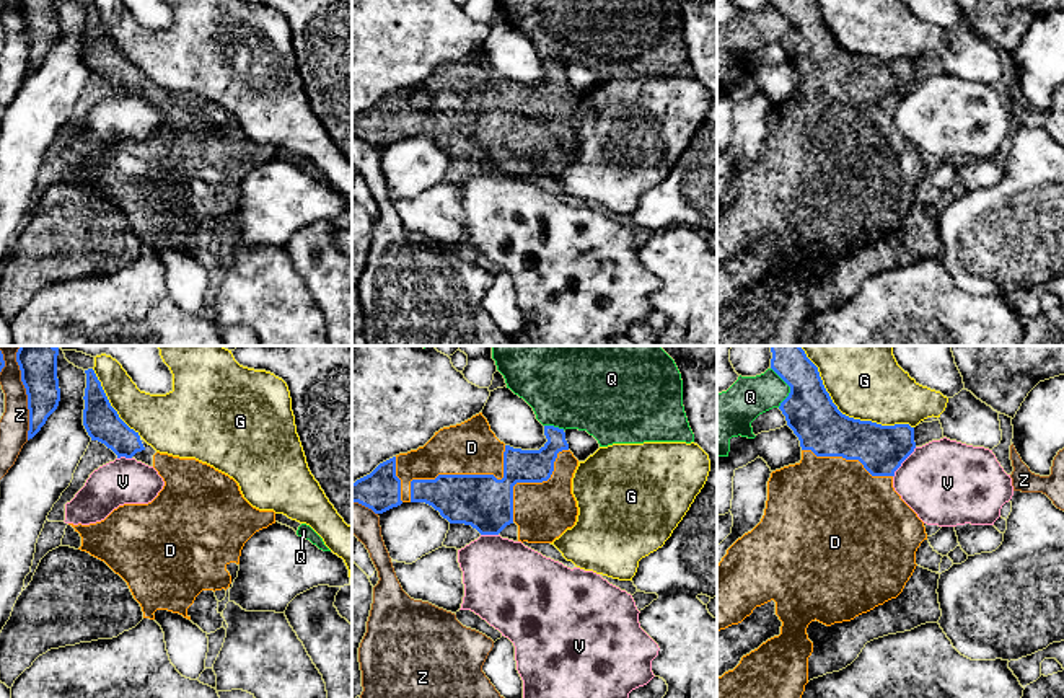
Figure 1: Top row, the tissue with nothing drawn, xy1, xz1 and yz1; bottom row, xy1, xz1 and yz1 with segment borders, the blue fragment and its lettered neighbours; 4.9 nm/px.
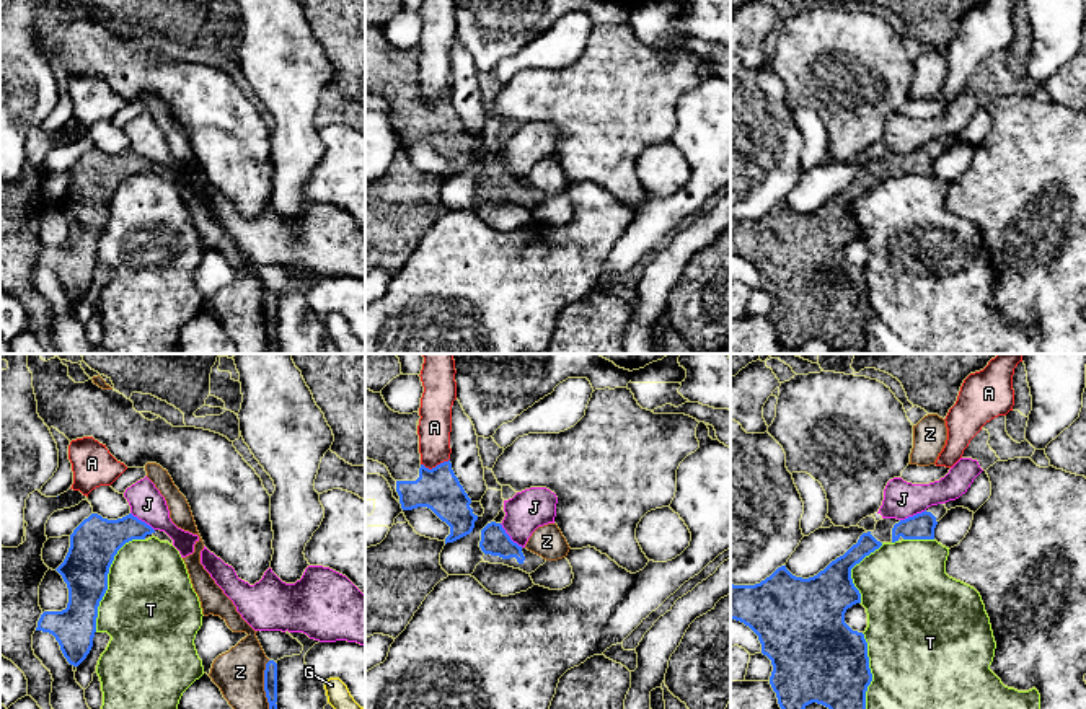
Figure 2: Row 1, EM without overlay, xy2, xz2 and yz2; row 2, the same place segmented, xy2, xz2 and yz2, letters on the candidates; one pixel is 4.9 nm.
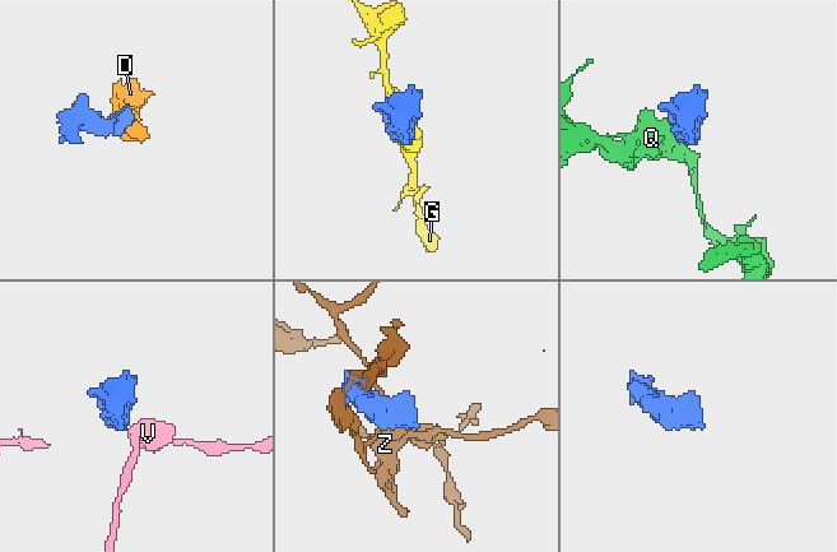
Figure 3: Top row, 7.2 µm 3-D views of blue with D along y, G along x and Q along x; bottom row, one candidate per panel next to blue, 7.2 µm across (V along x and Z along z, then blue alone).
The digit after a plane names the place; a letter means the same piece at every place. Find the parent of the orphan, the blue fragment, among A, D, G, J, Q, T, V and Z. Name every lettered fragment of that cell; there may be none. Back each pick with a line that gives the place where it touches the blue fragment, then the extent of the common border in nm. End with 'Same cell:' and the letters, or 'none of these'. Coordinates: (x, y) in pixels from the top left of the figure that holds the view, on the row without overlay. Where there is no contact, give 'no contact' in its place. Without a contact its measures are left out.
D: contact xz1 (461, 110); length 550 nm
Same cell: D

